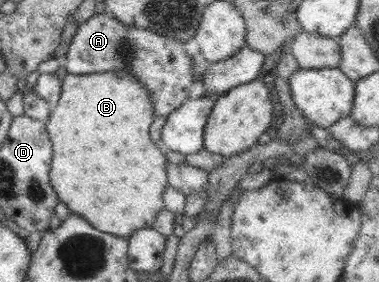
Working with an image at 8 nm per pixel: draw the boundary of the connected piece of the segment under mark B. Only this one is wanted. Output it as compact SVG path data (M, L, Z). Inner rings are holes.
M111 70L110 72L98 72L91 75L73 75L68 73L61 81L61 95L56 106L50 111L49 119L45 121L50 140L52 140L52 170L50 170L50 184L54 188L56 196L64 202L69 212L75 212L78 216L87 220L94 228L102 232L112 233L127 239L132 232L139 228L150 228L156 218L156 214L164 208L163 192L168 186L166 167L169 162L162 149L150 139L149 128L155 118L155 109L152 106L147 88L128 70Z

